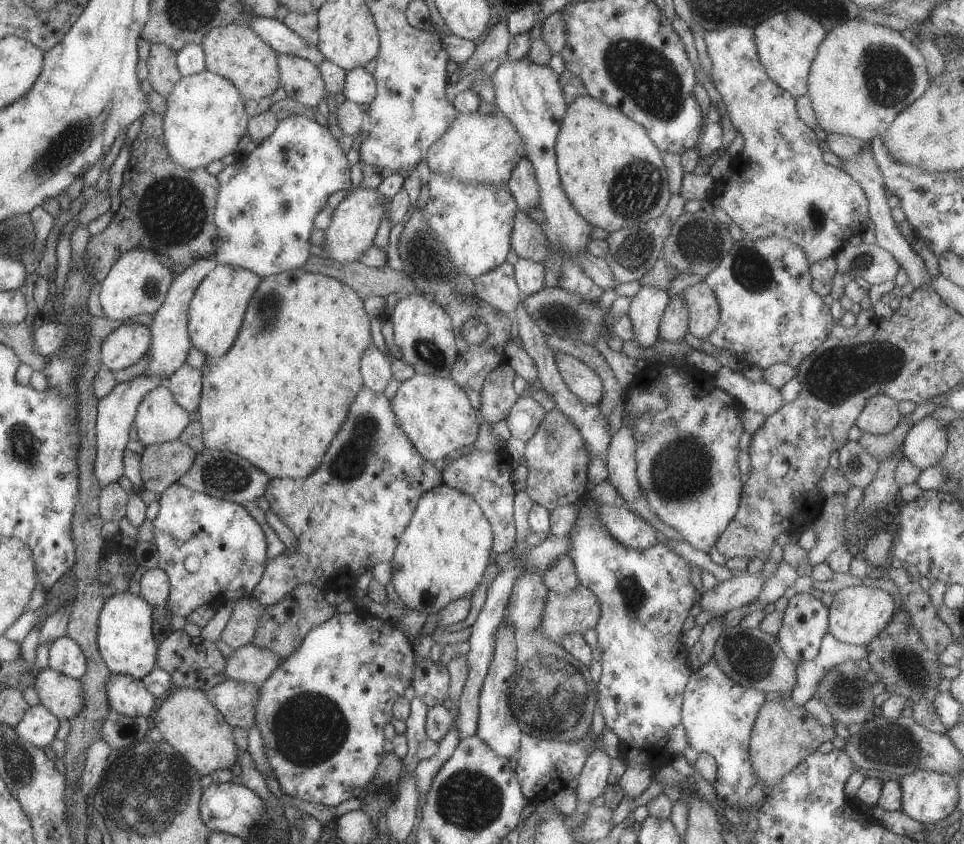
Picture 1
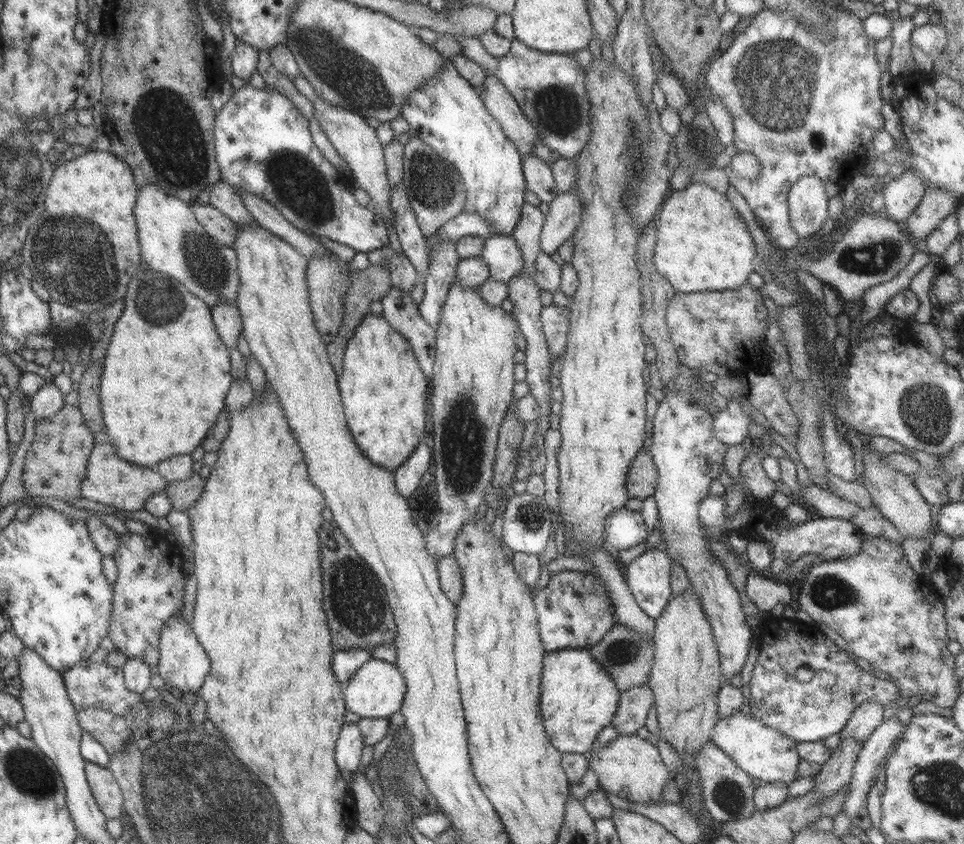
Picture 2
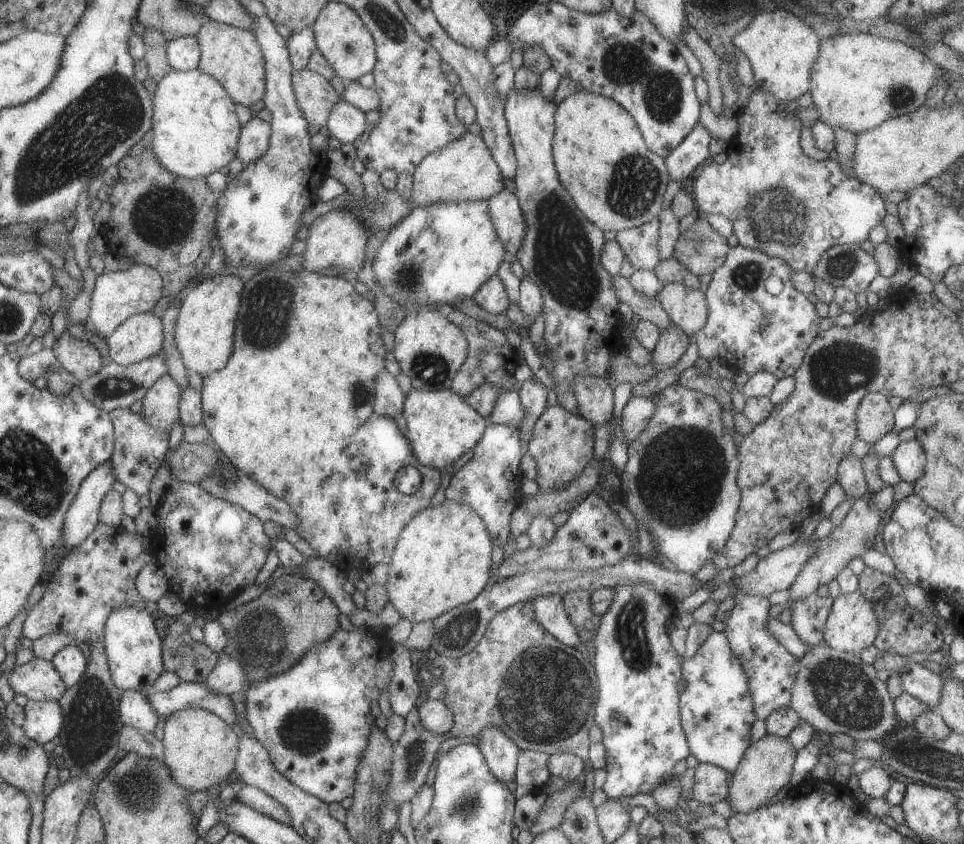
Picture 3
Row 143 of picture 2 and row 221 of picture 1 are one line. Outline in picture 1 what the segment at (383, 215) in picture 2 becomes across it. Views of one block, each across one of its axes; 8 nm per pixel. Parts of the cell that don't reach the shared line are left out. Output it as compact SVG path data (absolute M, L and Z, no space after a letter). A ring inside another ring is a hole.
M357 188L351 189L343 197L337 207L333 209L329 227L323 232L323 255L335 262L355 262L363 254L367 247L372 245L373 237L379 228L379 221L383 216L383 206L379 202L379 193L376 188Z

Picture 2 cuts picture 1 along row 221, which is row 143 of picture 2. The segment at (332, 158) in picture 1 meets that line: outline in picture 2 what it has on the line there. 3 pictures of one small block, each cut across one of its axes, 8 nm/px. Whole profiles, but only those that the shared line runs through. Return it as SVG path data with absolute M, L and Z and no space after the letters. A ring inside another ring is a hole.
M247 84L236 88L214 117L213 140L215 160L221 180L233 189L241 188L270 202L271 206L297 230L315 237L325 236L355 252L367 253L387 245L387 228L371 206L361 206L351 191L341 184L338 172L315 147L305 119L294 104L271 87L256 89Z

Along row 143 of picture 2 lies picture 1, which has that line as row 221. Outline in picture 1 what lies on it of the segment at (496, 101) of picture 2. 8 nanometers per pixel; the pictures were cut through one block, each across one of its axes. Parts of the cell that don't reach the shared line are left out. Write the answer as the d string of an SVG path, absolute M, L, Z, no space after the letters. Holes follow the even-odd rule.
M519 209L513 216L510 245L518 258L525 258L537 263L545 262L550 256L549 242L537 224Z

